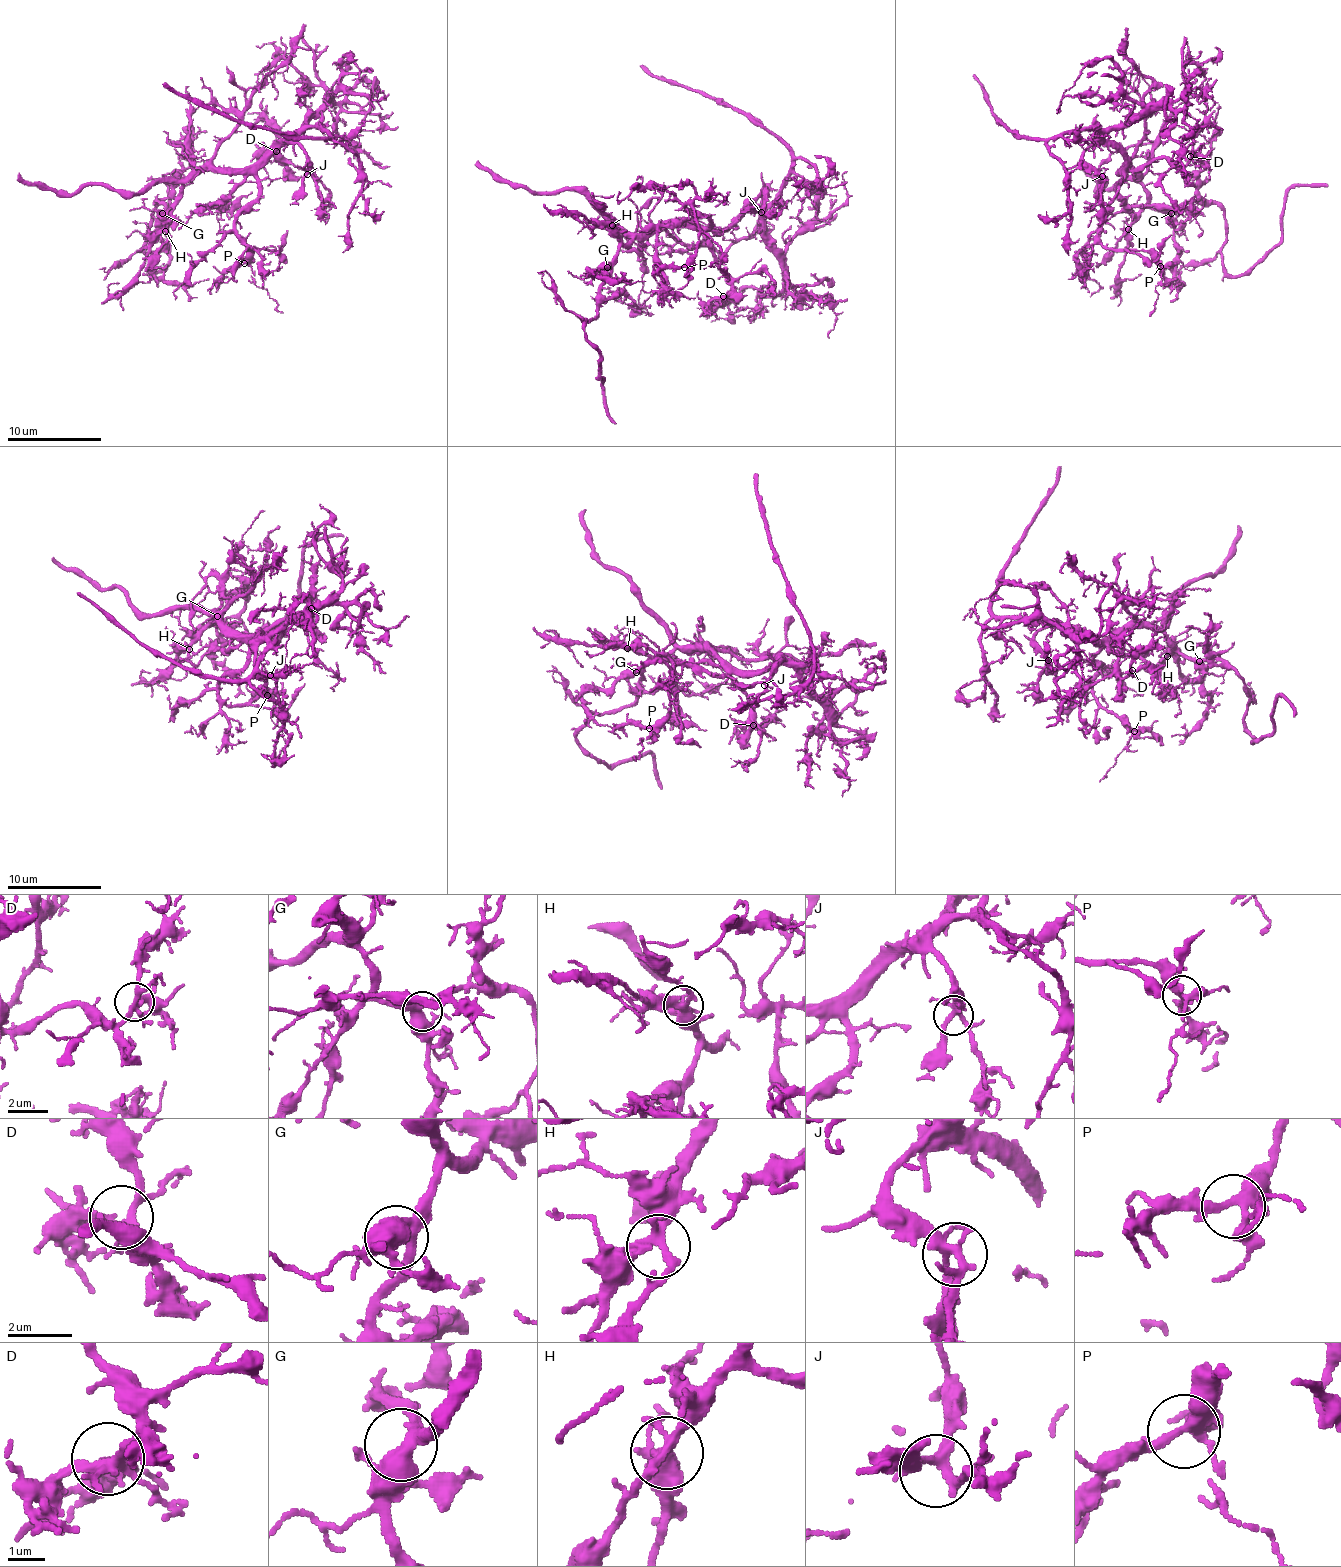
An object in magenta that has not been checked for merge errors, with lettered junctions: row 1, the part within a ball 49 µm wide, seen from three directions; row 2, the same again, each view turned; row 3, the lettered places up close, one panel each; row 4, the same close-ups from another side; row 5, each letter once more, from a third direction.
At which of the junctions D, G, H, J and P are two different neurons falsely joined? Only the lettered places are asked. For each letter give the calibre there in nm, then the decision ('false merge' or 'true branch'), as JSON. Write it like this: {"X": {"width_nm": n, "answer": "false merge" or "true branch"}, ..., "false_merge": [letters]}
{"D": {"width_nm": 240, "answer": "true branch"}, "G": {"width_nm": 440, "answer": "true branch"}, "H": {"width_nm": 280, "answer": "true branch"}, "J": {"width_nm": 260, "answer": "true branch"}, "P": {"width_nm": 300, "answer": "true branch"}, "false_merge": []}

